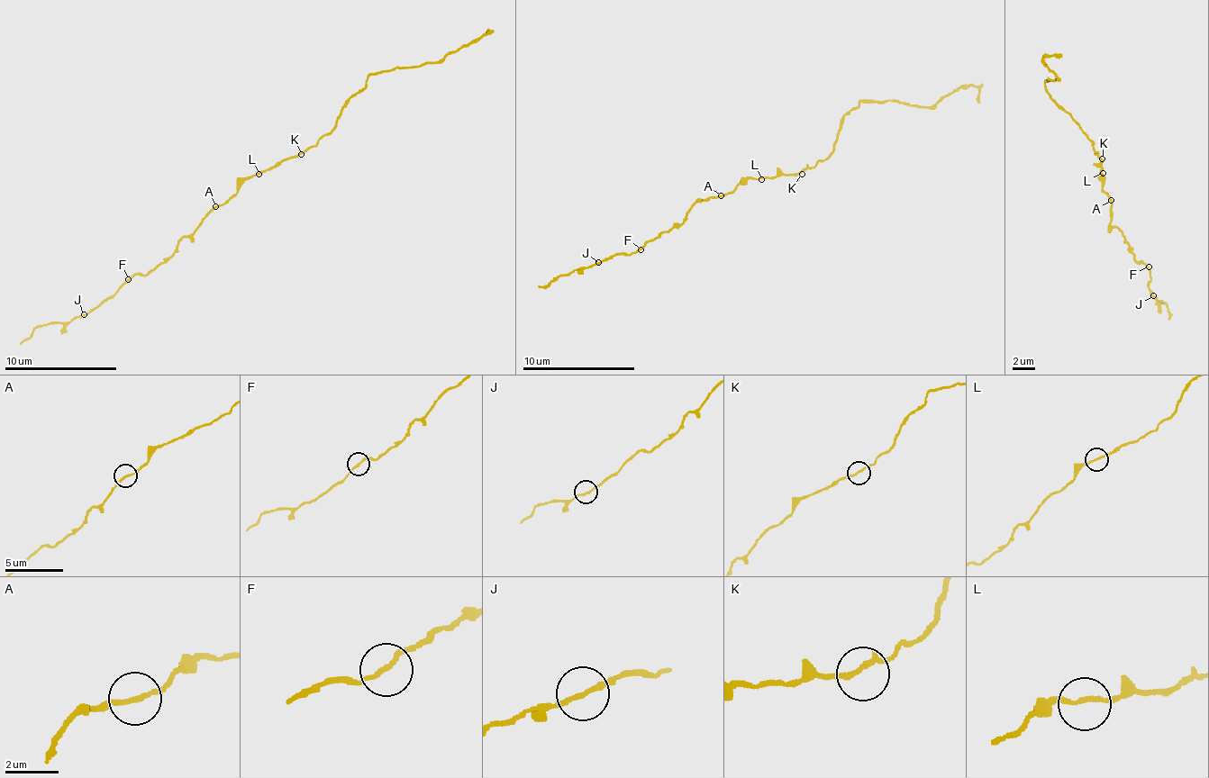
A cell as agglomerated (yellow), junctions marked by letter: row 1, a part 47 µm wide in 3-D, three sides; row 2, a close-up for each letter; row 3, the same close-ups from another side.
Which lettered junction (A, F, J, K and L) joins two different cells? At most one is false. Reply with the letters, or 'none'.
none

